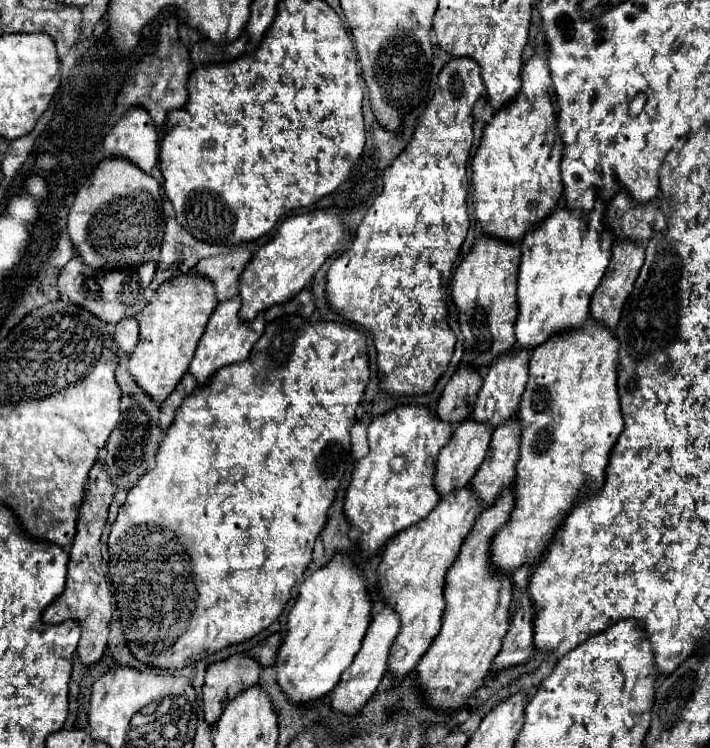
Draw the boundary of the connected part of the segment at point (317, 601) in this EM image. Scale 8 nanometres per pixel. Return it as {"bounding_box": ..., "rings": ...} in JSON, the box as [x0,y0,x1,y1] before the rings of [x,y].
{"bounding_box":[276,556,372,708],"rings":[[[334,556],[328,566],[304,580],[276,654],[276,682],[290,704],[302,708],[332,692],[360,648],[370,624],[370,610],[372,600],[366,590],[366,578],[346,556]]]}

